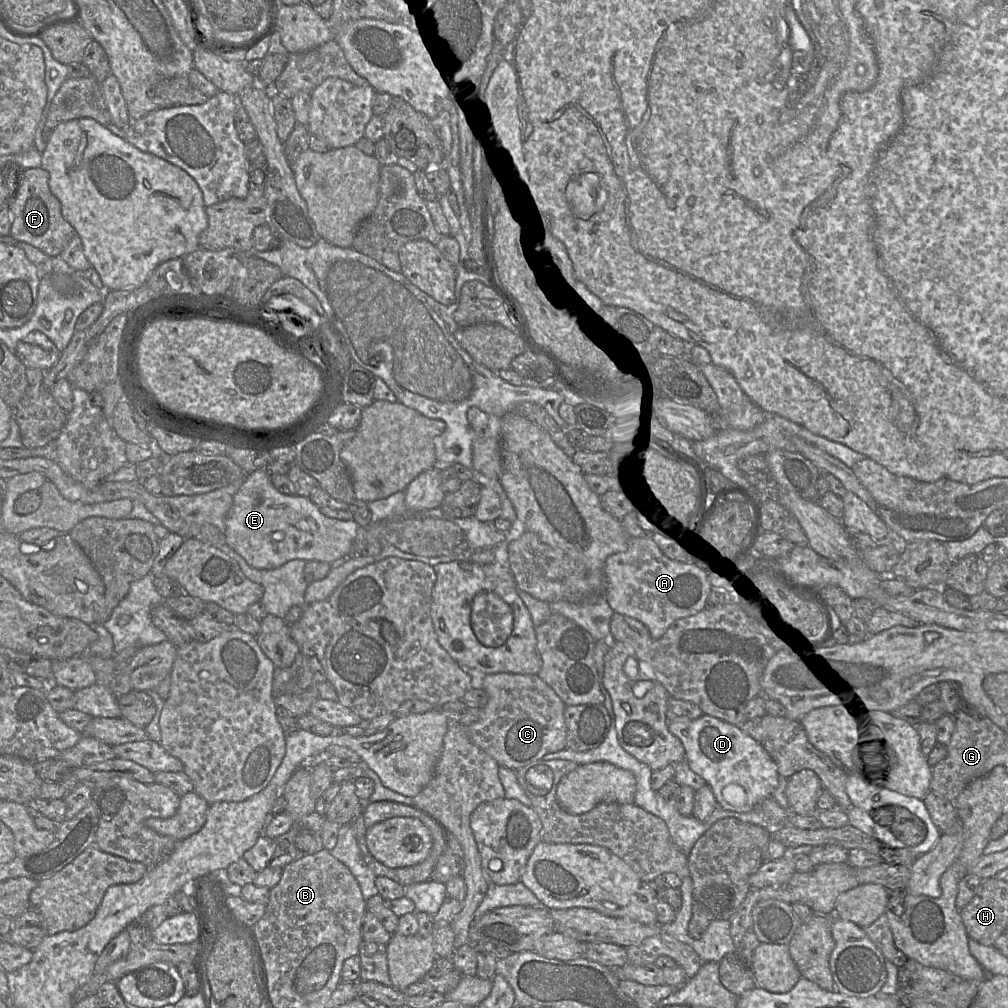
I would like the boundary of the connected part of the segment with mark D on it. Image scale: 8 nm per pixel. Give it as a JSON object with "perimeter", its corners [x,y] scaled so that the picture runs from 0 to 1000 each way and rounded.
{"perimeter":[[[697,708],[688,714],[674,711],[669,715],[664,715],[663,724],[675,733],[680,743],[680,754],[685,762],[705,781],[715,802],[739,807],[747,804],[759,793],[766,791],[766,787],[772,780],[773,775],[771,759],[750,734],[739,728],[731,720]]]}

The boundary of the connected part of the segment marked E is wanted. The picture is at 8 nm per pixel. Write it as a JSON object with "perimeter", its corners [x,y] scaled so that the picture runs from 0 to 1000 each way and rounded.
{"perimeter":[[[256,465],[243,470],[223,514],[224,539],[251,563],[274,564],[291,555],[335,560],[349,551],[357,525],[350,515],[321,512],[307,493],[284,491],[269,478],[268,470]]]}

